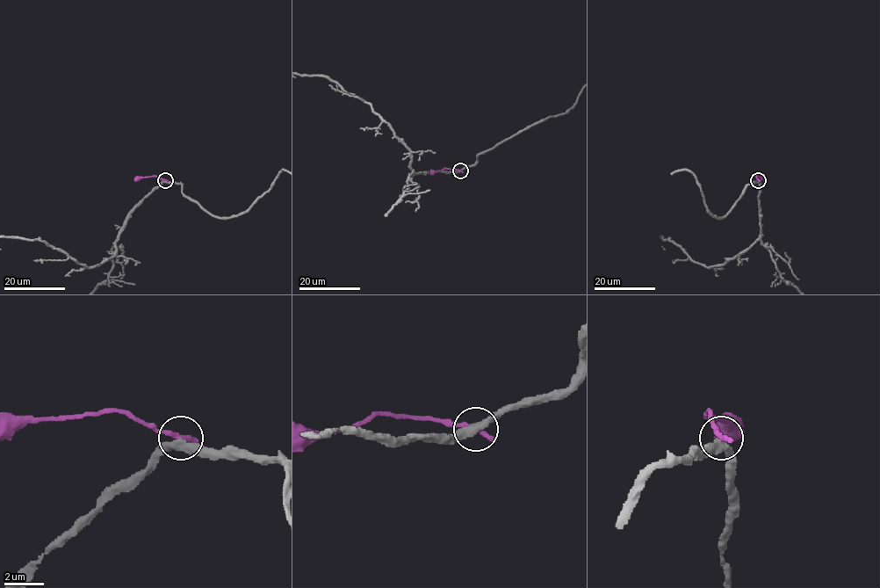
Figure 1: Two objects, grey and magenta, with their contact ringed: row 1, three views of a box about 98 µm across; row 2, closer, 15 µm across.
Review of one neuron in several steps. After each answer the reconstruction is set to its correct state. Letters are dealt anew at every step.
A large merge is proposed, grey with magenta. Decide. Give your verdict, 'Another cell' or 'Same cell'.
Another cell

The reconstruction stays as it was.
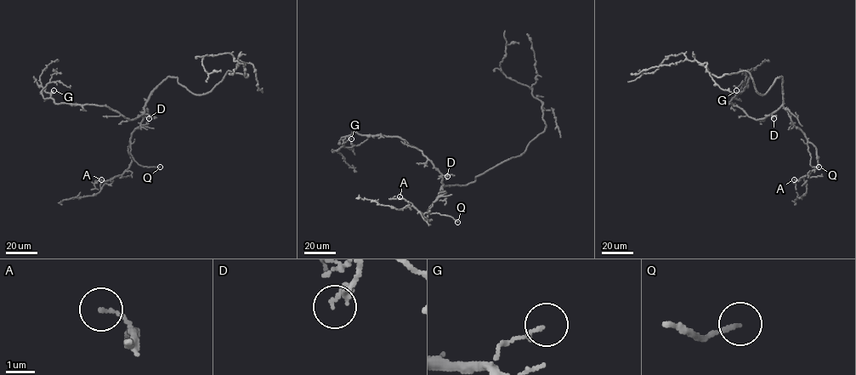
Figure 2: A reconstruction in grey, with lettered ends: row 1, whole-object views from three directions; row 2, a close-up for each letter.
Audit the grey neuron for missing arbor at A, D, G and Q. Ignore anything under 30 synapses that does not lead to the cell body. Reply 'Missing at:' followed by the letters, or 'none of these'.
Missing at: none of these

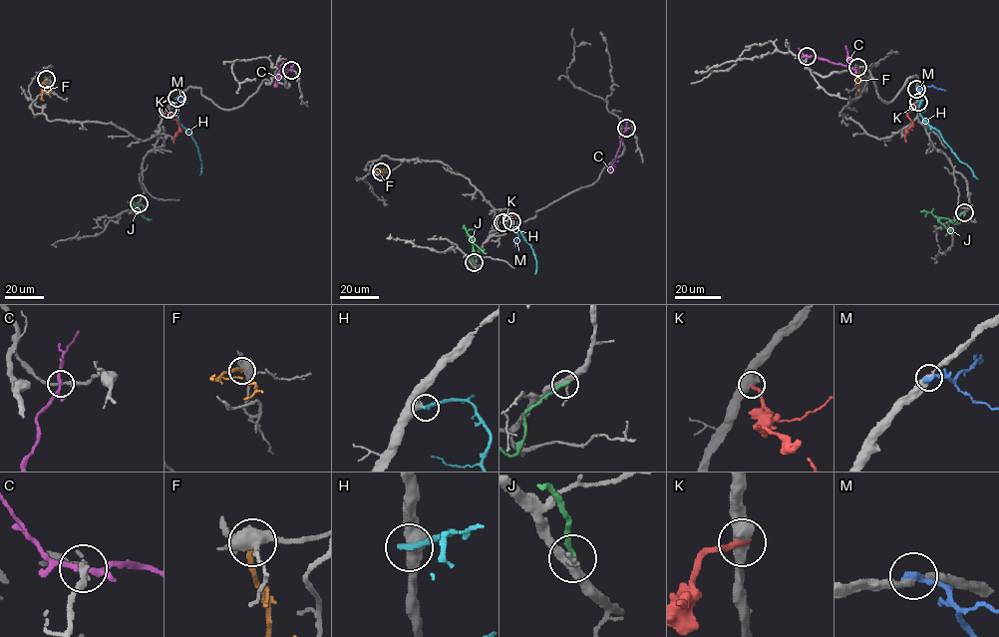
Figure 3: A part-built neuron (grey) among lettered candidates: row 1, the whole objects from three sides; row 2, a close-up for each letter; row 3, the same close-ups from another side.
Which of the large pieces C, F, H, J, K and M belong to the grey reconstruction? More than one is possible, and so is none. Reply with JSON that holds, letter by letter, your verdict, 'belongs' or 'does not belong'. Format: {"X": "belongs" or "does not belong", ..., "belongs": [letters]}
{"C": "does not belong", "F": "does not belong", "H": "does not belong", "J": "does not belong", "K": "does not belong", "M": "does not belong", "belongs": []}

